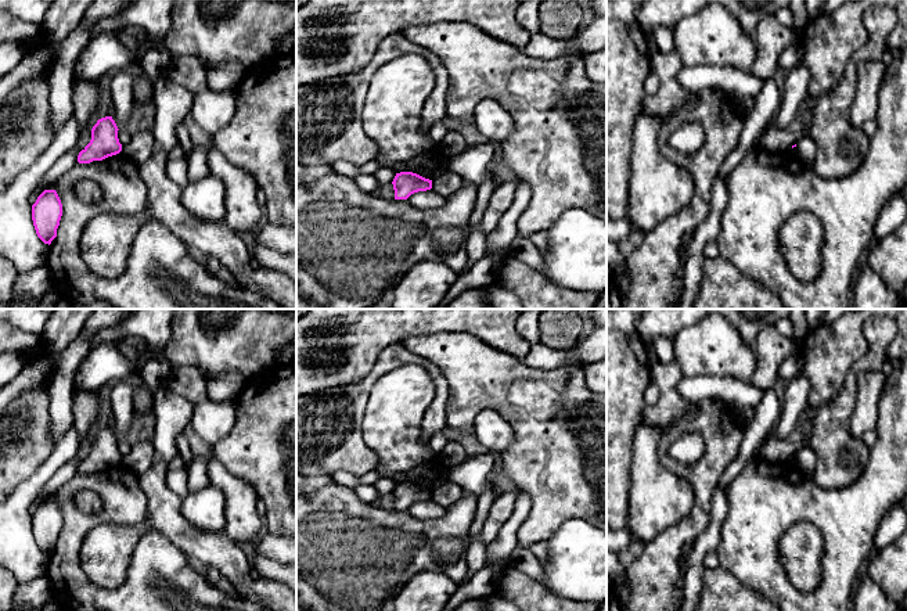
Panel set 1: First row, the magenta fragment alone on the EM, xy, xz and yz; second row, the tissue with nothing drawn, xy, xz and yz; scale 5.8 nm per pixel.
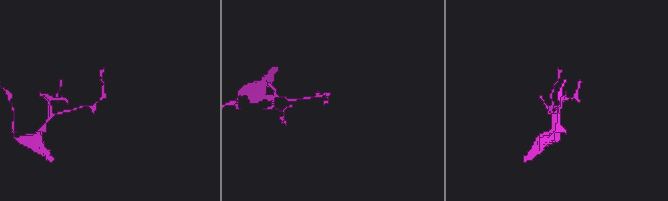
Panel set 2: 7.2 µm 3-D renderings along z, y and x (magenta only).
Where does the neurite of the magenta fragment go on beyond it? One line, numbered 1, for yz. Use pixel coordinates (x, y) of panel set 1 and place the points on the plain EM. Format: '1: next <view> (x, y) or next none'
1: next none

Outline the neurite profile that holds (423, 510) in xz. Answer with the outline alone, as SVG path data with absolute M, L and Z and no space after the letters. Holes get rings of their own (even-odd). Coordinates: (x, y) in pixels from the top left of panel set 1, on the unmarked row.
M431 499L426 502L418 502L411 504L406 511L414 518L429 520L443 517L446 513L446 507L438 504Z

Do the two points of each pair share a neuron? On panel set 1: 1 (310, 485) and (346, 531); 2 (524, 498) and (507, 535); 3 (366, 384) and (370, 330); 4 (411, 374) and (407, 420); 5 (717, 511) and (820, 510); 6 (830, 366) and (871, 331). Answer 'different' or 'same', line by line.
1: different
2: same
3: different
4: same
5: different
6: different

